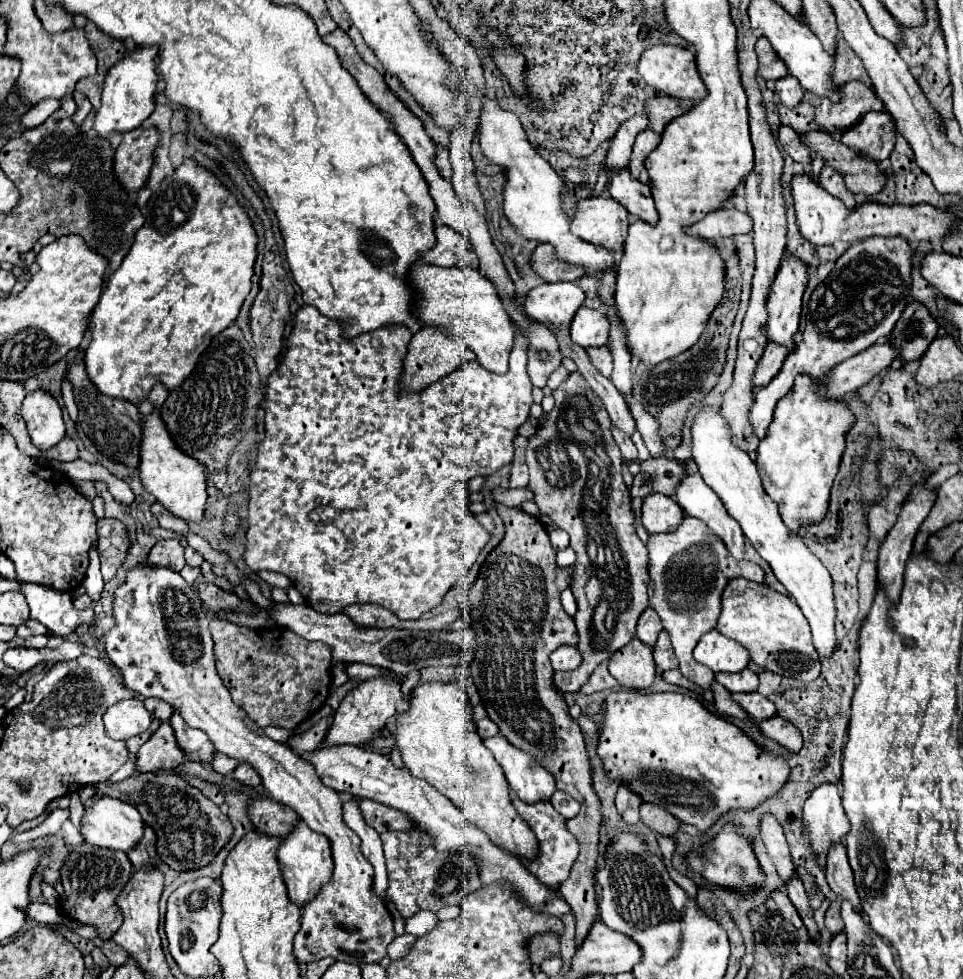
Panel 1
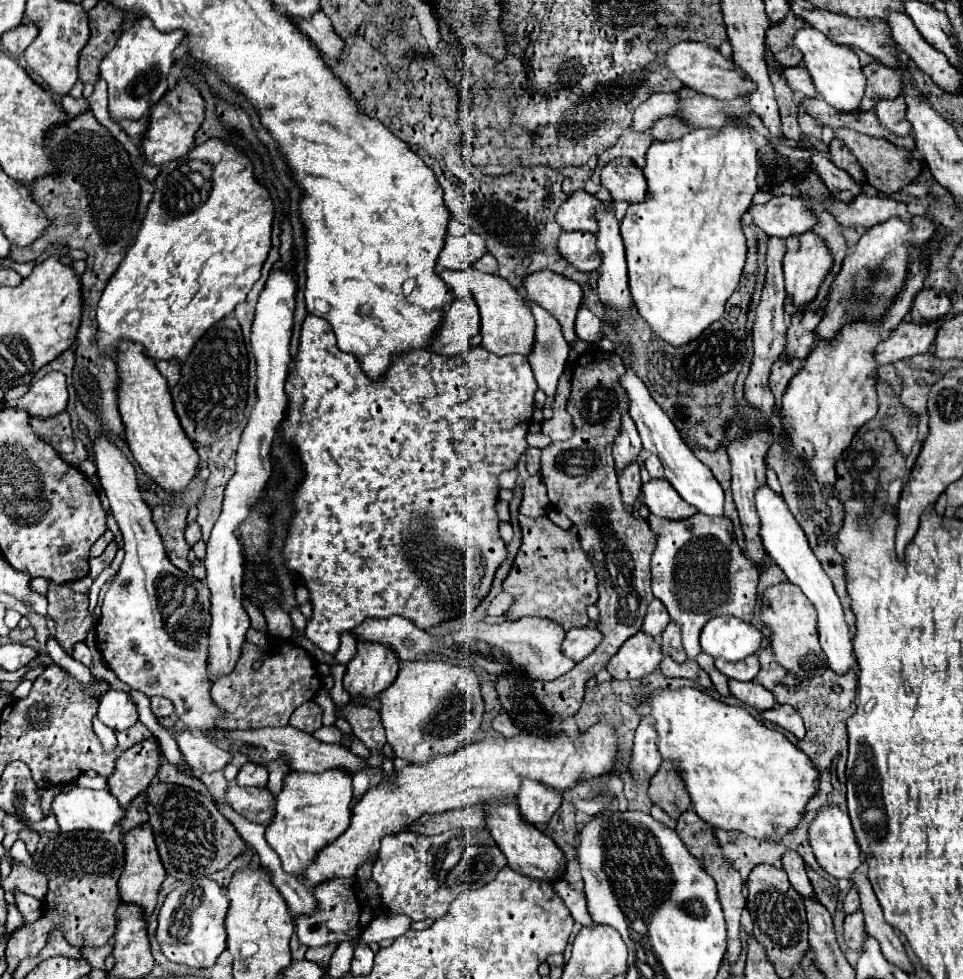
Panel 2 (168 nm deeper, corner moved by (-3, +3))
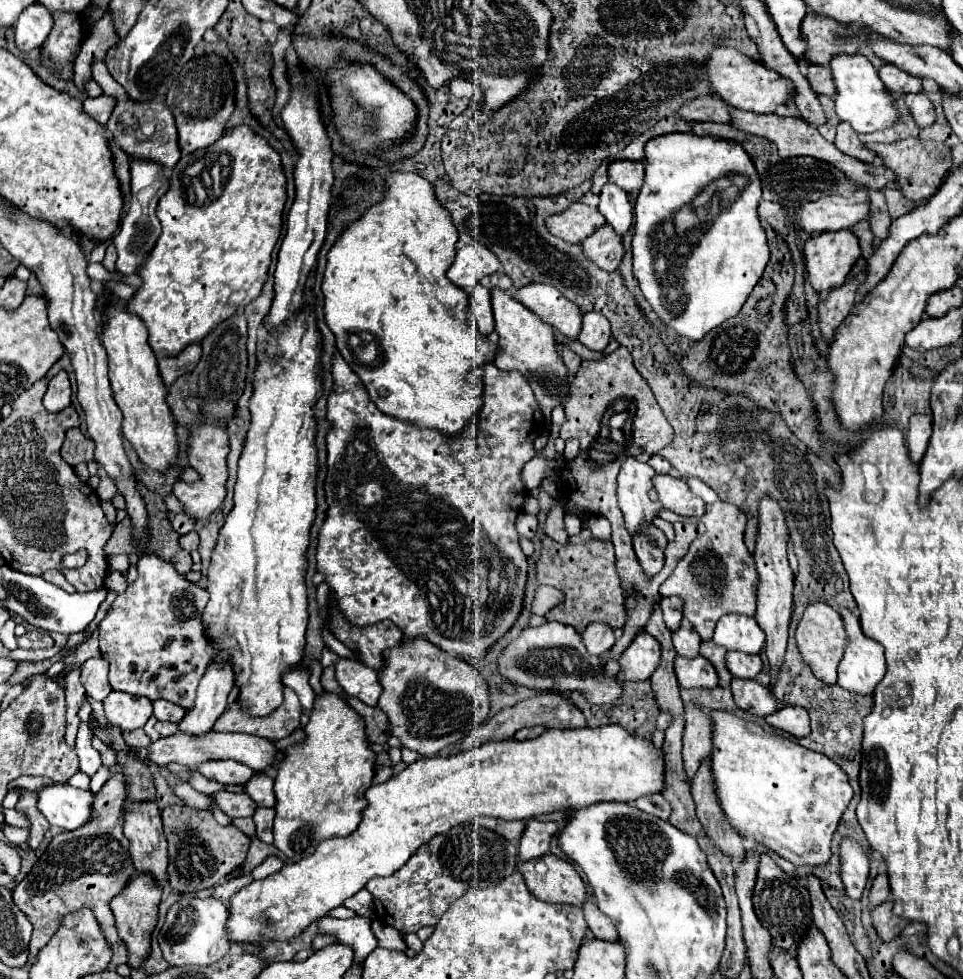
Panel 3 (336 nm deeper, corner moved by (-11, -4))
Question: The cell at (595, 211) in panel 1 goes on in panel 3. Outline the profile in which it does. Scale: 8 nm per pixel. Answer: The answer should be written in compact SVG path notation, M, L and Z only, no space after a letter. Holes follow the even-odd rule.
M573 202L565 212L547 218L547 228L555 236L561 236L565 242L571 242L571 244L579 244L589 234L593 234L593 230L601 228L603 224L605 224L605 220L597 212L597 208L587 206L583 202Z

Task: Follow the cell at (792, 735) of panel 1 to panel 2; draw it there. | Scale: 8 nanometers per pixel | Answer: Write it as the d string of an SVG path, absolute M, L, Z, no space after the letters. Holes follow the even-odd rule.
M779 705L775 709L769 709L769 711L763 711L761 717L765 721L771 721L787 731L791 731L797 739L803 739L805 737L805 725L803 725L803 719L801 715L791 707L791 705Z

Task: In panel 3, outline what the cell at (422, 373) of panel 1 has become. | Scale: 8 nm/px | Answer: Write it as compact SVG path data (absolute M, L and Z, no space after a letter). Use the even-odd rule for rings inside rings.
M477 284L475 290L469 296L469 314L475 318L477 328L483 336L489 336L493 332L493 312L491 312L491 296L489 288L483 284Z

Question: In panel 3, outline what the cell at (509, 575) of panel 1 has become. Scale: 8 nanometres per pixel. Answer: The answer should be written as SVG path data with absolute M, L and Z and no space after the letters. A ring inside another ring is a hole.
M583 528L577 536L571 536L567 544L553 542L547 536L543 536L541 542L543 542L541 556L535 564L537 582L553 586L561 590L565 596L561 604L557 604L553 610L545 614L545 618L575 626L577 634L583 634L591 622L605 622L613 628L621 628L625 624L623 592L619 586L621 580L615 570L615 554L611 542L595 540L587 528Z

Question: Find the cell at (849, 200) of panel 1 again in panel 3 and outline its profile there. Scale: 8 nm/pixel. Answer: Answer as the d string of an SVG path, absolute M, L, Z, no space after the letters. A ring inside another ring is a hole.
M841 122L841 124L837 126L835 144L837 144L837 148L839 148L841 152L845 152L847 156L853 156L853 158L861 160L863 164L873 164L873 158L875 158L873 152L869 152L869 150L863 148L863 144L861 144L859 138L857 138L857 132L855 132L853 128L849 128L849 124Z

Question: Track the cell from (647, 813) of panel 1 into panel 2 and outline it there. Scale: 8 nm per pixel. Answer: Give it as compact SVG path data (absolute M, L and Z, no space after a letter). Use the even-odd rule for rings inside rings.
M663 761L655 777L651 779L649 797L653 803L661 805L673 819L679 819L679 815L691 805L689 793L685 793L685 785L677 781L677 773L673 773L673 765L669 765L669 761Z

